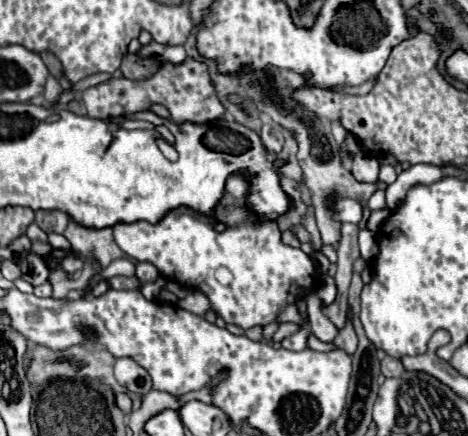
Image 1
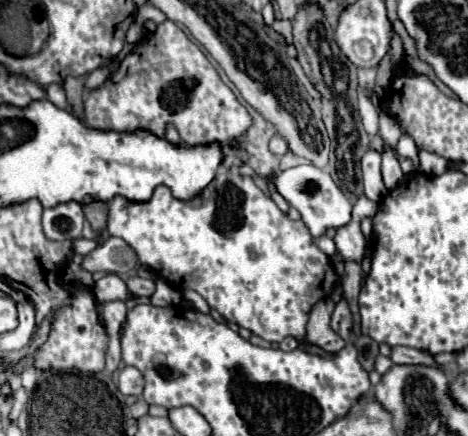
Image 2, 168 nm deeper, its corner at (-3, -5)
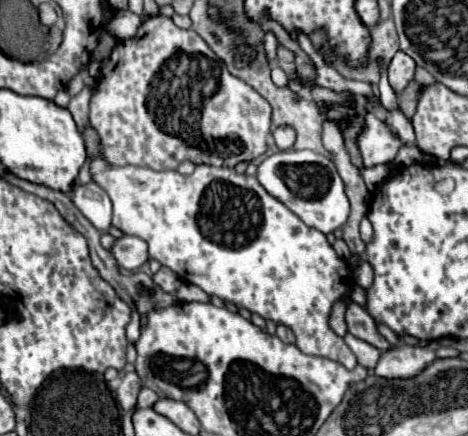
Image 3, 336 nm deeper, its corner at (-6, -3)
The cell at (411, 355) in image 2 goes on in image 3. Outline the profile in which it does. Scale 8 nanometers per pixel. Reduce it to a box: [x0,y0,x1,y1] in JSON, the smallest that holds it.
[346,302,392,352]

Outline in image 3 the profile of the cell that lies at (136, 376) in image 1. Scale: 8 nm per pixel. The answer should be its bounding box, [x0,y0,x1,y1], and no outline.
[118,372,142,410]

